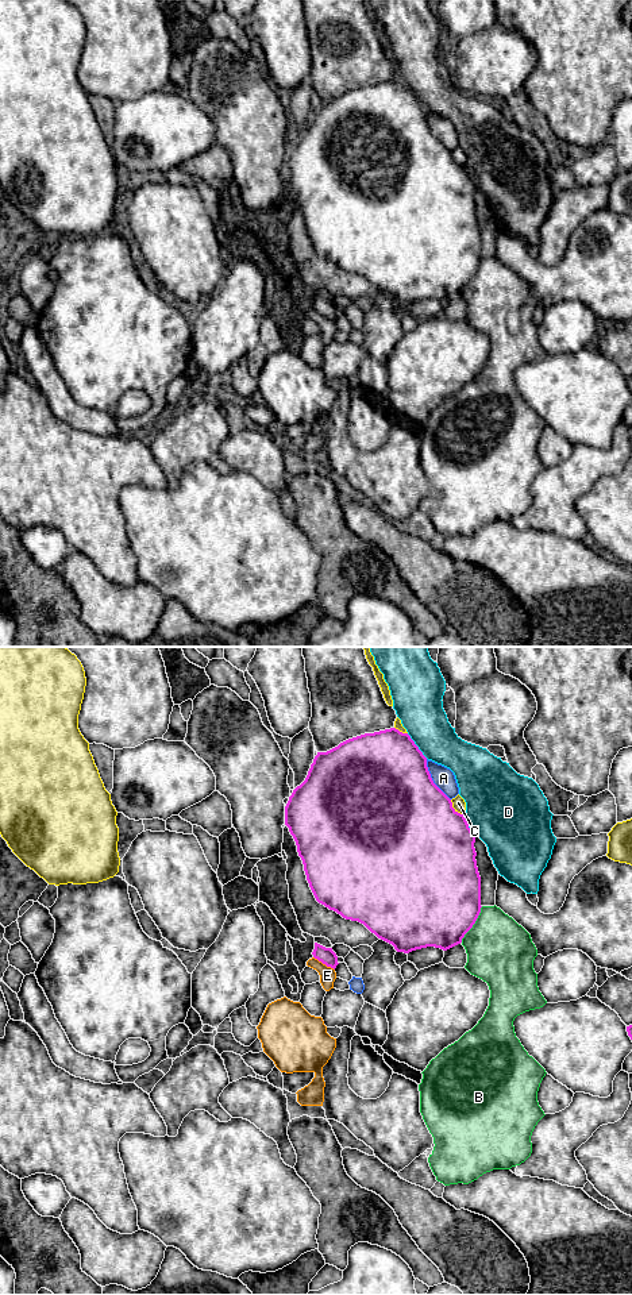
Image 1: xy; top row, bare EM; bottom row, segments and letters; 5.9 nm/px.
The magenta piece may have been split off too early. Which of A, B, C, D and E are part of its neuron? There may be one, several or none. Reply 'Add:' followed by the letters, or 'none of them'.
Add: none of them

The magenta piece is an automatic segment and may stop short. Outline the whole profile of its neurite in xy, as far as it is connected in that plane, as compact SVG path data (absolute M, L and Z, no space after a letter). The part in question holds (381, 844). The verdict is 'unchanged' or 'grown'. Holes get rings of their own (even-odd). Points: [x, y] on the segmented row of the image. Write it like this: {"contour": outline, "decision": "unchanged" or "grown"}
{"contour": "M390 728L365 733L348 739L327 752L317 752L305 781L289 797L285 806L285 825L296 841L307 880L316 901L346 920L363 924L378 939L392 944L397 952L409 953L427 947L447 951L462 943L481 913L481 876L475 860L475 836L465 816L452 808L451 799L433 783L427 767L427 758L408 733Z", "decision": "unchanged"}

